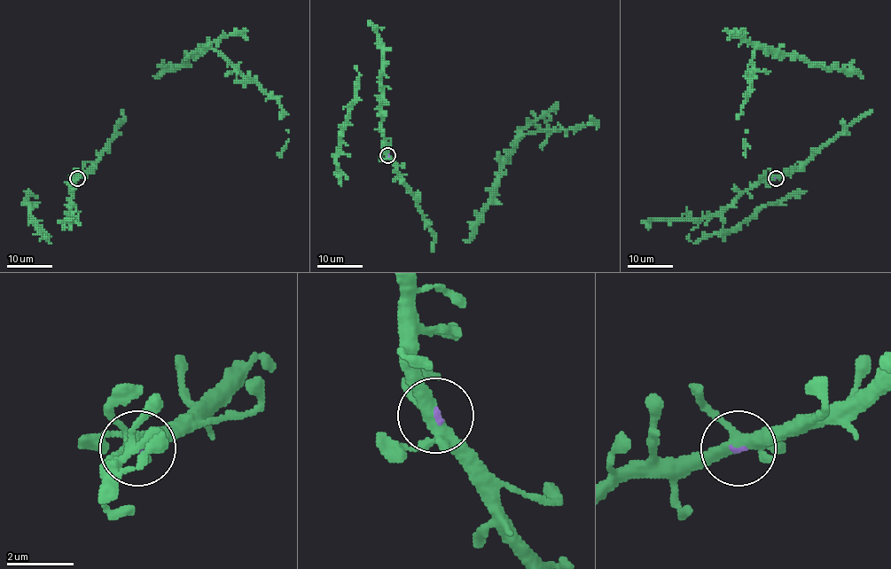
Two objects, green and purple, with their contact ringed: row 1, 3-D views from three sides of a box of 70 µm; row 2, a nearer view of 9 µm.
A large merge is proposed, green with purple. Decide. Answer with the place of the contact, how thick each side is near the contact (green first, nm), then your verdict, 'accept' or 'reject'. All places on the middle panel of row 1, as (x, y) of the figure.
at (387, 155); 360 nm thick on the green side, 80 nm on the other; accept

